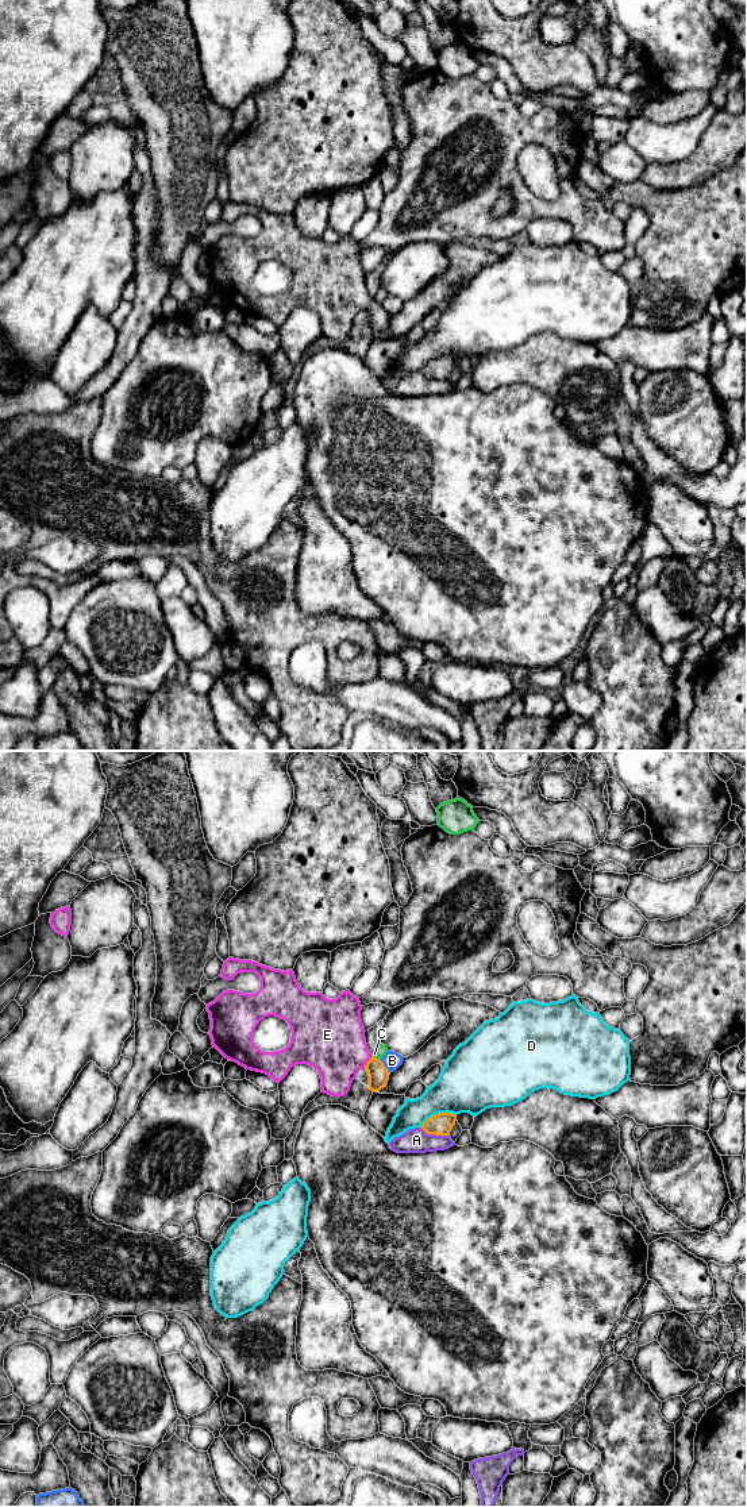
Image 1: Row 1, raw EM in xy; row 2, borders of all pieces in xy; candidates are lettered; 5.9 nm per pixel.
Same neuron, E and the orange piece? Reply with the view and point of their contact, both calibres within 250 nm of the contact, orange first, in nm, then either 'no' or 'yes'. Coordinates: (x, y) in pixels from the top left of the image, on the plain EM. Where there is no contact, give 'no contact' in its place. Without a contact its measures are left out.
xy (369, 304) | 130/380 nm | yes

